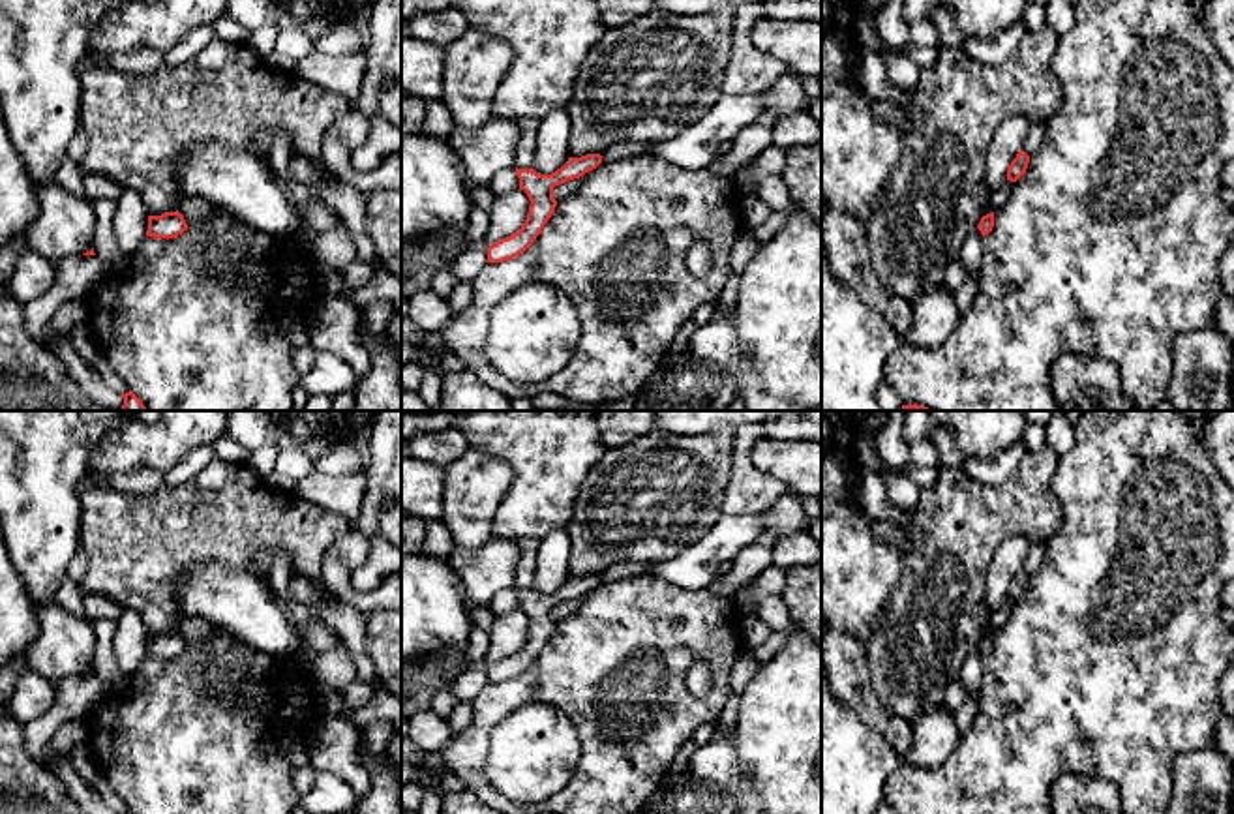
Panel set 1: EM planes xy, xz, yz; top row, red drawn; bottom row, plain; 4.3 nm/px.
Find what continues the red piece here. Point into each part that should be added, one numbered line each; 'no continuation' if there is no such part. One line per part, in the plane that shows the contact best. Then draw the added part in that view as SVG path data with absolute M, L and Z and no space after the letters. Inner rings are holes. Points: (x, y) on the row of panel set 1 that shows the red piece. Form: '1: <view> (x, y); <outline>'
no continuation

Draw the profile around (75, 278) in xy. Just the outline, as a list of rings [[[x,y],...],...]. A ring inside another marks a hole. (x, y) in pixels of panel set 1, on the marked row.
[[[96,255],[64,257],[54,261],[56,278],[51,289],[24,306],[26,334],[45,345],[45,332],[53,315],[66,302],[83,302],[103,279],[109,264]]]

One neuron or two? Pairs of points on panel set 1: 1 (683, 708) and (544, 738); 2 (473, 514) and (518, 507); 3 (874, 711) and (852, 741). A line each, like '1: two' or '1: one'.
1: two
2: two
3: two

